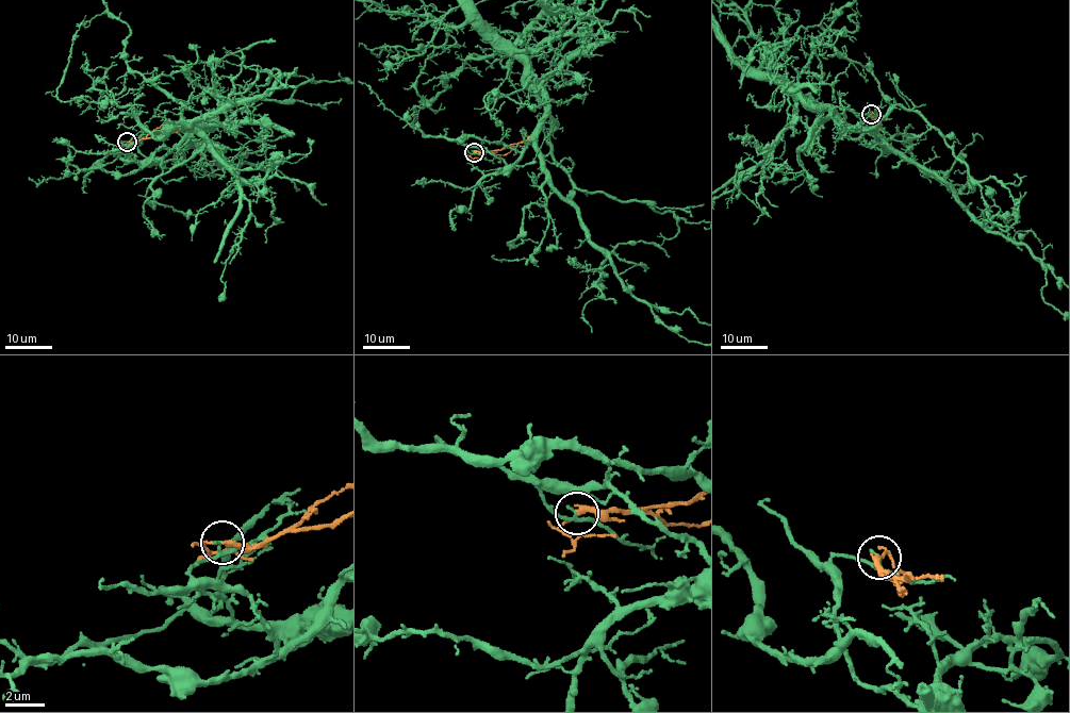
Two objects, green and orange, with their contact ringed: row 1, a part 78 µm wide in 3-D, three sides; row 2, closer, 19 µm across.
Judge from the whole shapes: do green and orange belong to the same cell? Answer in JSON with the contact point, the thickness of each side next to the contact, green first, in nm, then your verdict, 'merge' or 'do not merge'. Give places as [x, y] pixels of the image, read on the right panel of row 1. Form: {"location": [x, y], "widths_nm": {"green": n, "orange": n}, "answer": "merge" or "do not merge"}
{"location": [871, 114], "widths_nm": {"green": 160, "orange": 240}, "answer": "do not merge"}

